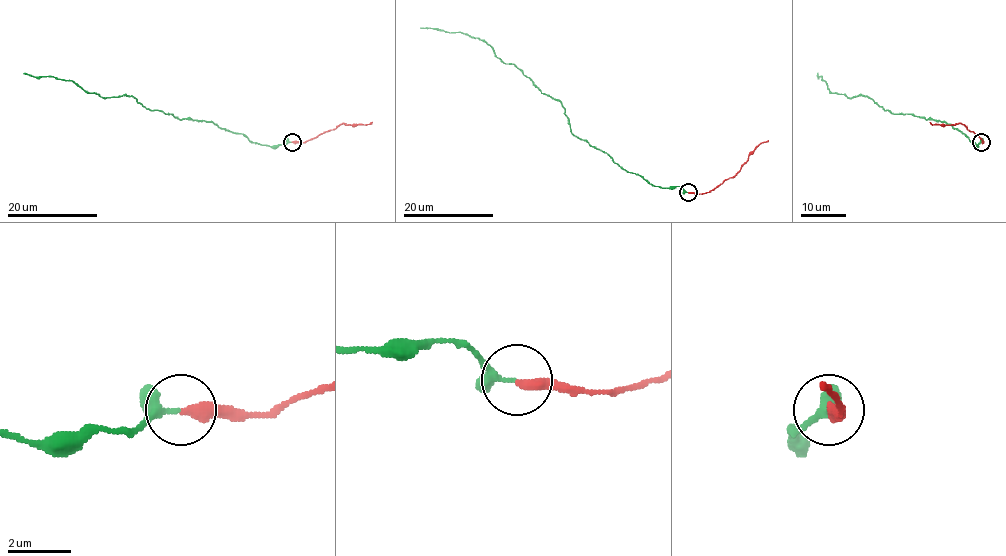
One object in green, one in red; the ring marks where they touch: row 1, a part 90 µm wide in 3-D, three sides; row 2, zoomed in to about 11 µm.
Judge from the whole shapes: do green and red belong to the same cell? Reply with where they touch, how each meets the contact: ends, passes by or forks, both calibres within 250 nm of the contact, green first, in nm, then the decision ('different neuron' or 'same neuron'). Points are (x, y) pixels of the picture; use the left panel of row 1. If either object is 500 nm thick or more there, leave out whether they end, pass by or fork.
(292, 142) | green passes by | red ends | 190/360 nm | same neuron

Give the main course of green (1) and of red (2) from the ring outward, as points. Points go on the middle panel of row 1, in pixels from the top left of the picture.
1: (688, 192), (654, 186), (579, 139), (561, 103), (485, 42), (420, 27)
2: (688, 192), (709, 192), (736, 174), (748, 155), (768, 140)

